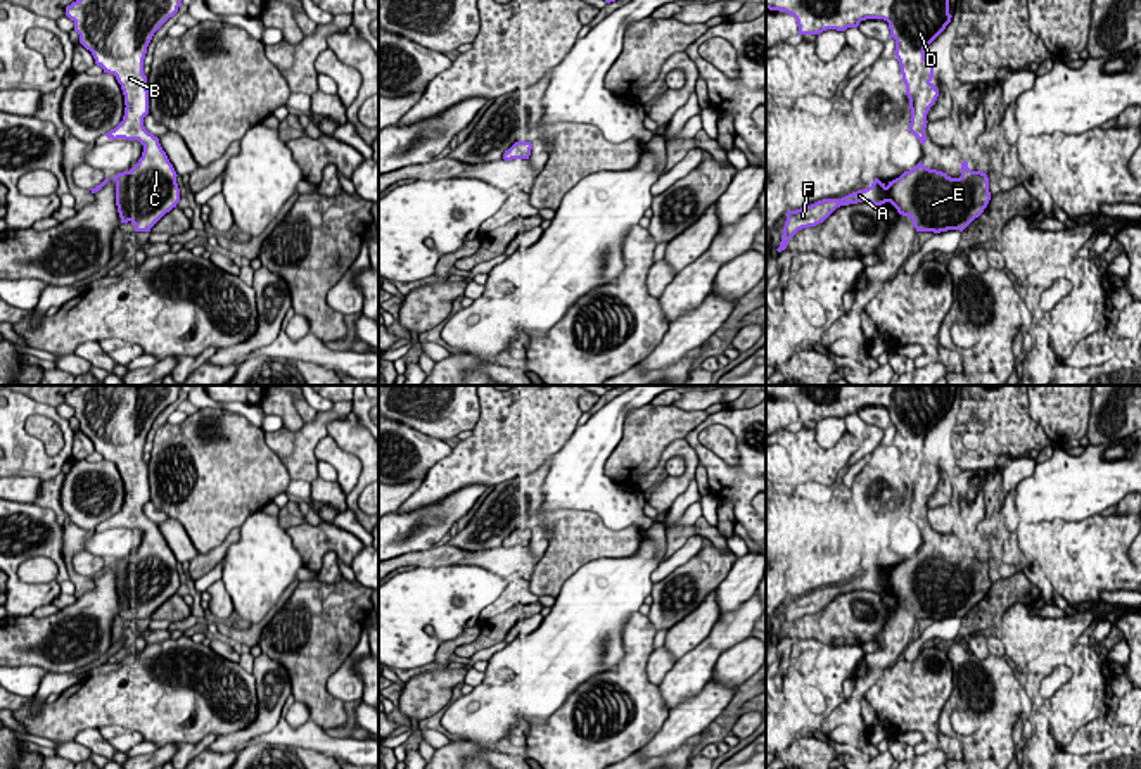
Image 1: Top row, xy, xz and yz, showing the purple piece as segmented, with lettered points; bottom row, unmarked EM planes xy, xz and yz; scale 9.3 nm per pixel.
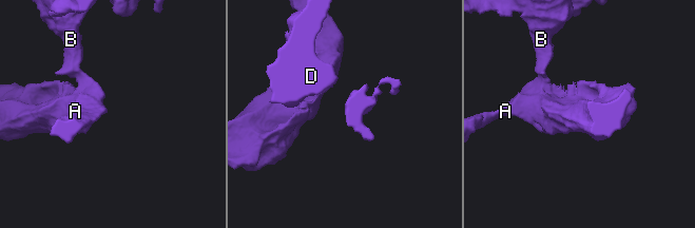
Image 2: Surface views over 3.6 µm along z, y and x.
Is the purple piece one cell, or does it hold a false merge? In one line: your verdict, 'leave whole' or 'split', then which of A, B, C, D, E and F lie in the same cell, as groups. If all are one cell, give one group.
leave whole; A B C D E F

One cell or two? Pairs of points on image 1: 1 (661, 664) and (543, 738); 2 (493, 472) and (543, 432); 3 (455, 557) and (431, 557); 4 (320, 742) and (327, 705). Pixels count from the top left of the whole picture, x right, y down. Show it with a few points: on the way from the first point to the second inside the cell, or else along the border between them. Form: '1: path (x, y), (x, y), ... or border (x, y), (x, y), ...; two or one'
1: border (654, 648), (647, 664), (647, 680), (652, 685); two
2: path (505, 460), (531, 434); one
3: path (450, 557), (436, 557); one
4: border (310, 718), (322, 730); two

